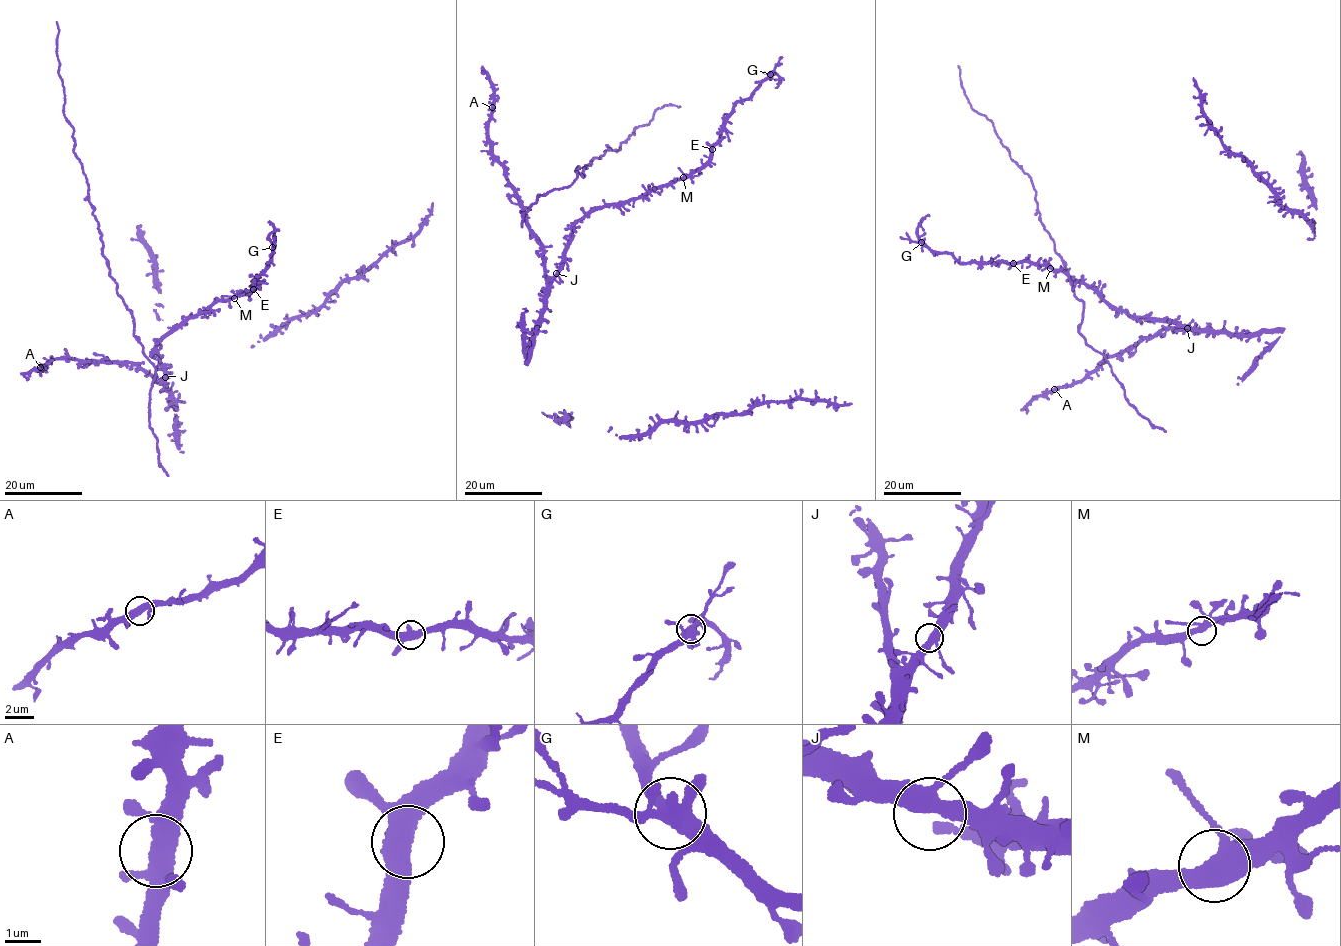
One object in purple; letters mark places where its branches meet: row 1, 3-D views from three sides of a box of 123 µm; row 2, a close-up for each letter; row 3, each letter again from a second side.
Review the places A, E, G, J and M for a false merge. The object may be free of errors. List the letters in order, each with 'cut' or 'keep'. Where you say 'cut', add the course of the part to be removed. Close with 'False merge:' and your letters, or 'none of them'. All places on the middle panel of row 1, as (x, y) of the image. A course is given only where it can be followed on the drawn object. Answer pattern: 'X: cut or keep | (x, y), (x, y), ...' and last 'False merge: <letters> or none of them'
A: keep
E: keep
G: keep
J: keep
M: keep
False merge: none of them

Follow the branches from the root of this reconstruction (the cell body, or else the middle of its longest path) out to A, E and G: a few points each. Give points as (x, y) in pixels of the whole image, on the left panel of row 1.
A: (166, 374), (160, 380), (134, 363), (65, 356), (54, 358), (40, 367)
E: (166, 374), (154, 351), (164, 337), (188, 318), (205, 313), (218, 301), (233, 299), (253, 289)
G: (166, 374), (154, 351), (164, 337), (218, 301), (252, 291), (252, 280), (263, 273), (273, 248)

